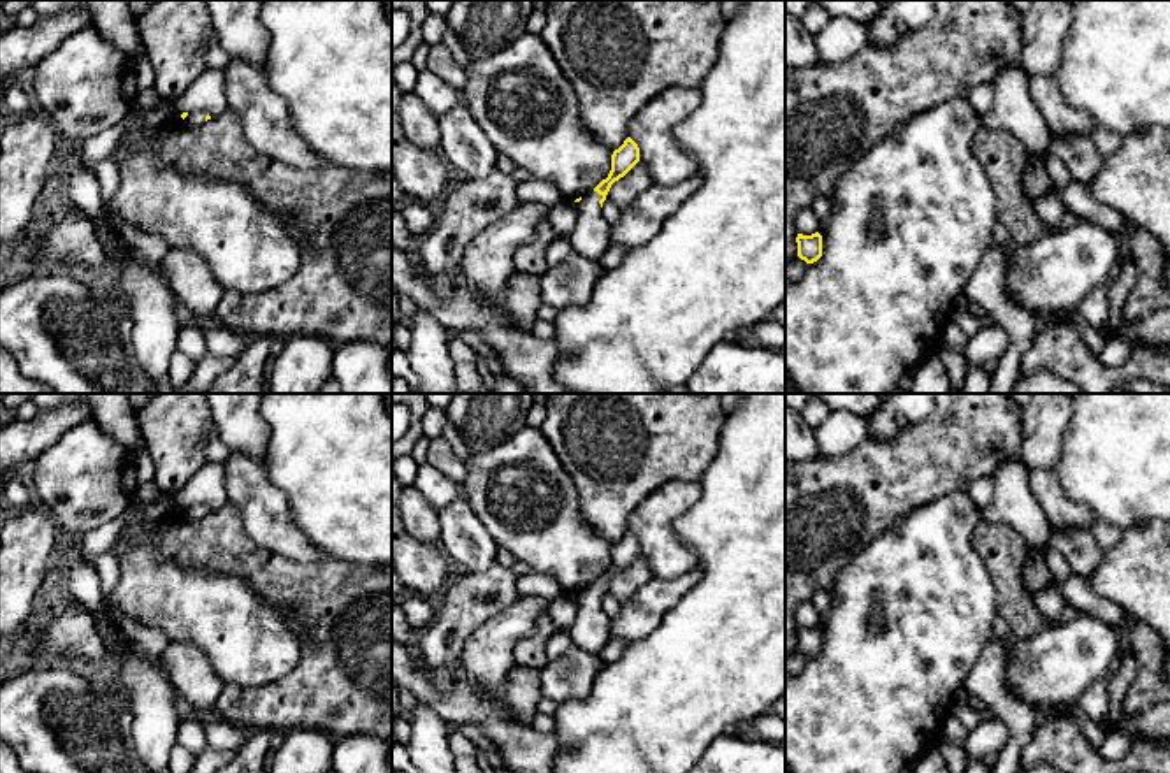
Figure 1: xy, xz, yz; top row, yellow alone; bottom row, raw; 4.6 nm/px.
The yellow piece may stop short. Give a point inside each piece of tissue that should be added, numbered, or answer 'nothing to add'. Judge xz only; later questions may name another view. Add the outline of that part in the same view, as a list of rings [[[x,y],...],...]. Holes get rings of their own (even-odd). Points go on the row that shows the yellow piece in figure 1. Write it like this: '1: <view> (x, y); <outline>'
1: xz (591, 236); [[[590,191],[576,202],[578,220],[571,230],[573,253],[599,260],[610,244],[610,223],[601,214],[603,195]]]

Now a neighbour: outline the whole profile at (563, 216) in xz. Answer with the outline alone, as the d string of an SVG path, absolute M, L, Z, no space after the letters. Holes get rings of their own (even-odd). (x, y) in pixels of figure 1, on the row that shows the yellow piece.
M559 202L548 207L546 221L557 237L567 237L578 220L576 202Z

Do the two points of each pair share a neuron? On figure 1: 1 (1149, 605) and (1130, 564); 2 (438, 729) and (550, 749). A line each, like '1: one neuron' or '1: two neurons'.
1: one neuron
2: two neurons

